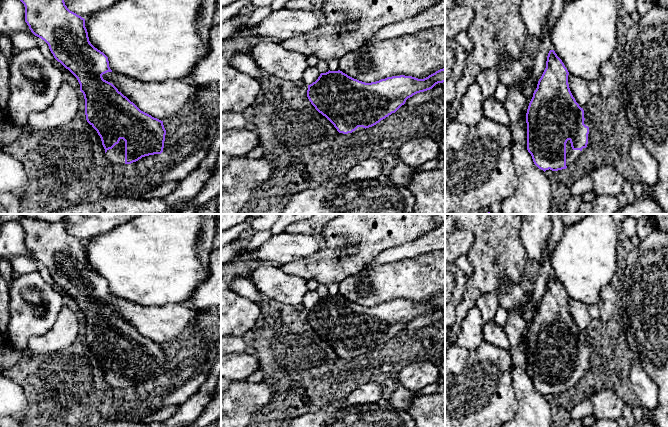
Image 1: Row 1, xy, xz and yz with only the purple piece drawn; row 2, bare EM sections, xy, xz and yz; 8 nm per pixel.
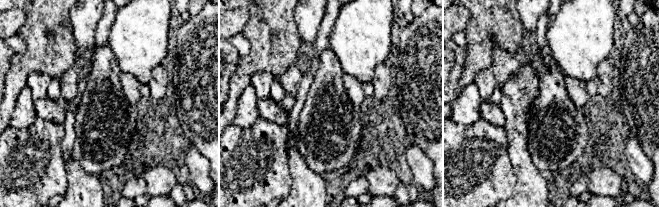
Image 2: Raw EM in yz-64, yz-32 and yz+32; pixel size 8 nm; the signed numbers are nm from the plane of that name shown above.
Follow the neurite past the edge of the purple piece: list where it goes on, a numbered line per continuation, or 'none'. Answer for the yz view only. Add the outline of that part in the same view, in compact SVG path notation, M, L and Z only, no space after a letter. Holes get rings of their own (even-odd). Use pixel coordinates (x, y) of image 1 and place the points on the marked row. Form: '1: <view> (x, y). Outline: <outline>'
1: yz (572, 155). Outline: M568 140L566 143L566 166L568 167L573 164L584 150L585 148L583 148L581 151L573 150L571 147L570 140Z

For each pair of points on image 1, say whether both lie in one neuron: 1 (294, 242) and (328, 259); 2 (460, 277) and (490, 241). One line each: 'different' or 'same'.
1: different
2: different

